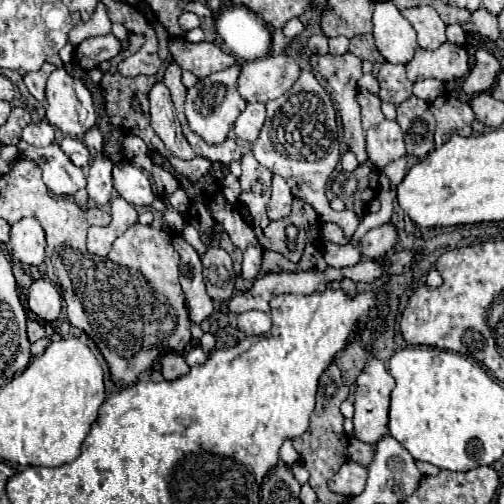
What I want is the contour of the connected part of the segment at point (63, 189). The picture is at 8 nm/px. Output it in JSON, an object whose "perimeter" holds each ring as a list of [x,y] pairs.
{"perimeter":[[[19,142],[19,152],[23,158],[31,158],[43,170],[43,182],[57,196],[73,196],[77,190],[85,188],[85,176],[81,168],[77,168],[67,154],[59,148],[59,144],[49,144],[45,148],[29,146],[27,142]]]}

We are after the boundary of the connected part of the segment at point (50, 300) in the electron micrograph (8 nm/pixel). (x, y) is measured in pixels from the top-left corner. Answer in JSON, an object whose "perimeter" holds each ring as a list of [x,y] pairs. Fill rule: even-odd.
{"perimeter":[[[45,278],[35,280],[29,288],[29,310],[43,318],[45,322],[53,322],[61,314],[61,294],[59,290]]]}

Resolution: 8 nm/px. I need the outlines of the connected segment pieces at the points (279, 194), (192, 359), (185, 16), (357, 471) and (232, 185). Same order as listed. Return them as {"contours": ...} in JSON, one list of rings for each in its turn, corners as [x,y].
{"contours":[[[[273,176],[273,194],[271,194],[269,208],[267,208],[269,218],[281,220],[281,218],[289,216],[291,202],[293,202],[293,194],[291,194],[291,188],[287,186],[287,182],[281,176]]],[[[193,346],[187,354],[185,354],[185,360],[189,366],[199,366],[199,364],[205,364],[207,362],[207,354],[199,348],[199,346]]],[[[183,12],[181,16],[179,16],[179,26],[181,26],[181,30],[193,30],[193,28],[197,28],[201,24],[201,20],[199,20],[199,16],[197,14],[193,14],[193,12]]],[[[347,462],[341,466],[341,470],[331,478],[331,492],[335,494],[343,494],[343,496],[357,496],[365,490],[367,484],[367,468],[355,464],[355,462]]],[[[229,174],[229,176],[225,178],[225,190],[223,190],[225,200],[227,200],[229,204],[235,204],[235,202],[239,200],[239,192],[241,192],[239,180],[237,180],[233,174]]]]}

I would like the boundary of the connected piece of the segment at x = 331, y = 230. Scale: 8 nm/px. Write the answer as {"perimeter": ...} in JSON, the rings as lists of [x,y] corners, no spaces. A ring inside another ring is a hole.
{"perimeter":[[[325,222],[325,224],[323,224],[323,236],[325,236],[327,240],[335,242],[335,244],[347,244],[347,242],[349,242],[349,238],[343,236],[343,230],[341,230],[337,224],[333,224],[333,222]]]}

